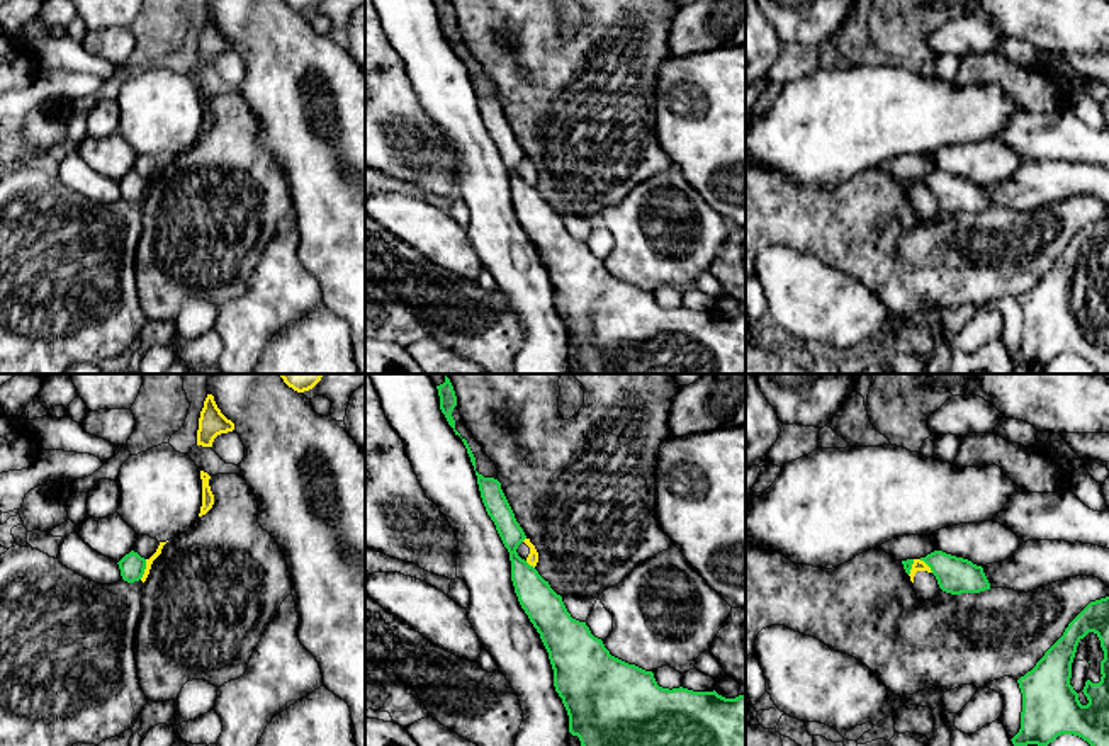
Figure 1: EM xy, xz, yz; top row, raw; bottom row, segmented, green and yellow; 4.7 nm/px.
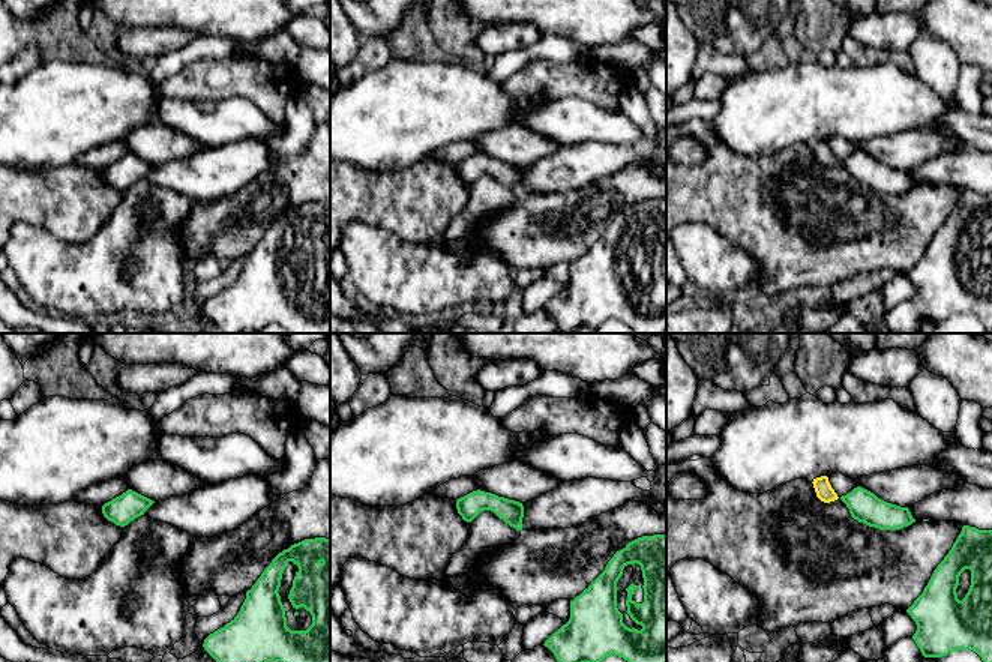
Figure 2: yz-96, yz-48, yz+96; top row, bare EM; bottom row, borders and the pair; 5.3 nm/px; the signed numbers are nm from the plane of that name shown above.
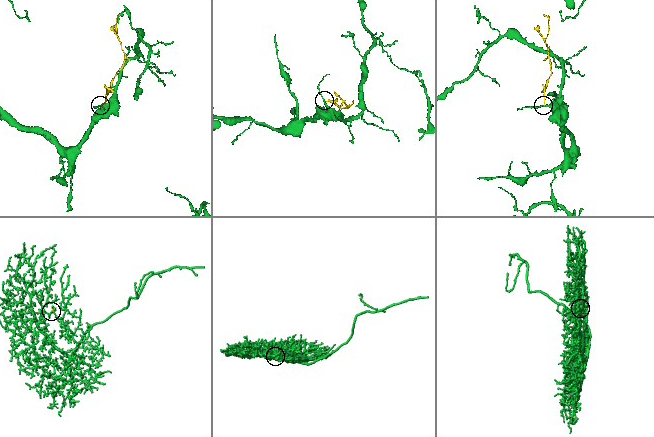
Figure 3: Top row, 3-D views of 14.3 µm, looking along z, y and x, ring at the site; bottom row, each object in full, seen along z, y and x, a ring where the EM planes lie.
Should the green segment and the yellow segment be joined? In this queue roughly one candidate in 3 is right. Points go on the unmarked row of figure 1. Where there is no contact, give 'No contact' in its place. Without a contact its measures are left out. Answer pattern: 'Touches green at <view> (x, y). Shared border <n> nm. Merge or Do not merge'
Touches green at xy (145, 187). Shared border 100 nm. Do not merge

